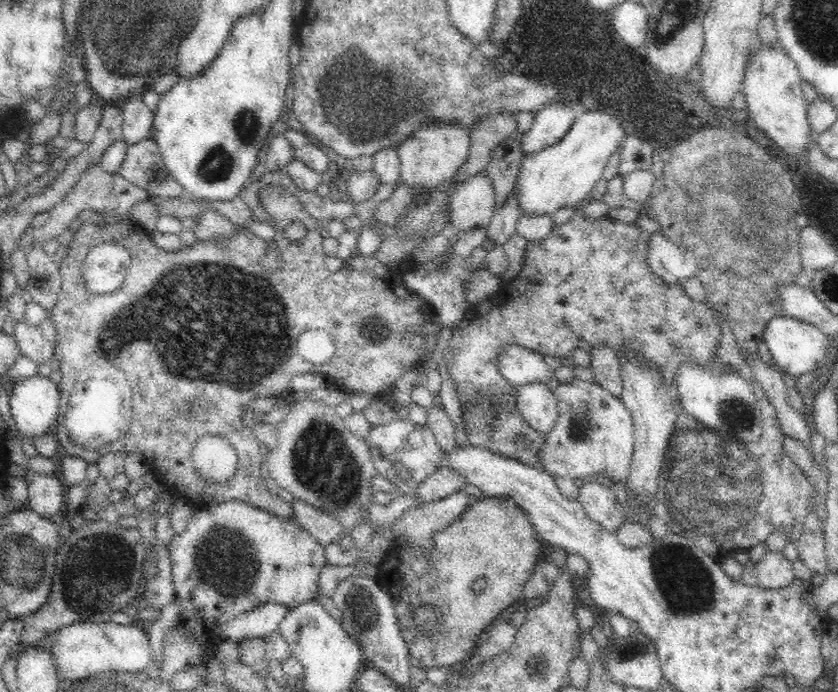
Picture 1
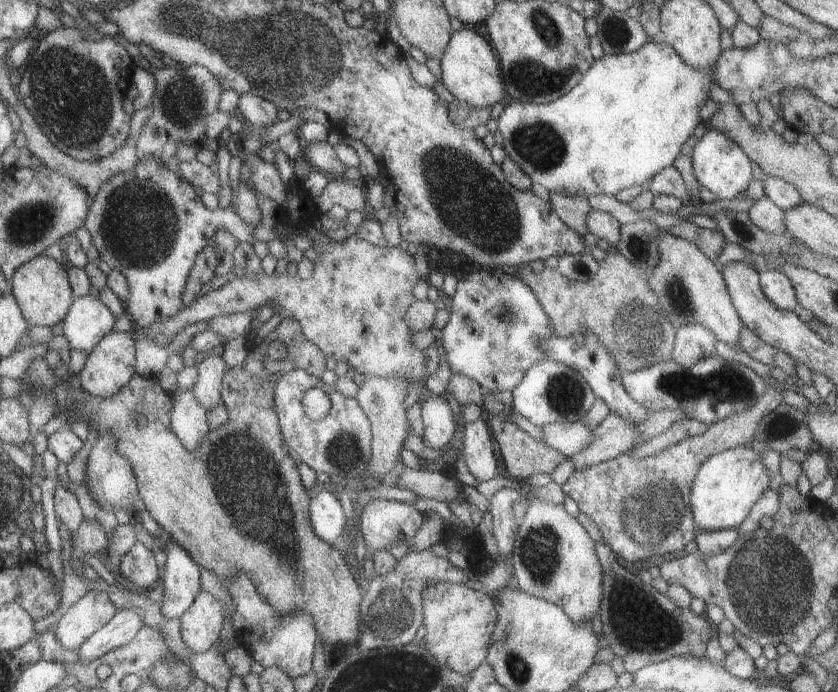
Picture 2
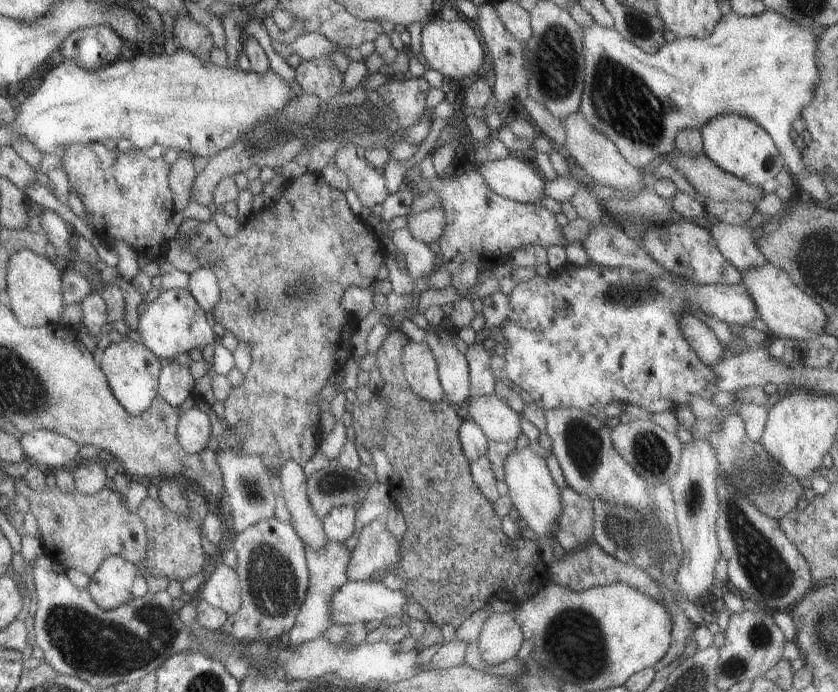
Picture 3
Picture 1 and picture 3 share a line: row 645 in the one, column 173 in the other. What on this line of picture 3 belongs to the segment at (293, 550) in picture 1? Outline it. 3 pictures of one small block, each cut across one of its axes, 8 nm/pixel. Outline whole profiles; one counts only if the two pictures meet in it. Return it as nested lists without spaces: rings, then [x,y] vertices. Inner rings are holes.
[[[97,141],[69,144],[57,153],[70,188],[83,204],[85,223],[101,243],[123,242],[151,261],[165,256],[167,243],[163,232],[175,212],[168,188],[169,165],[161,157],[147,158],[135,148],[127,152],[108,149]]]

